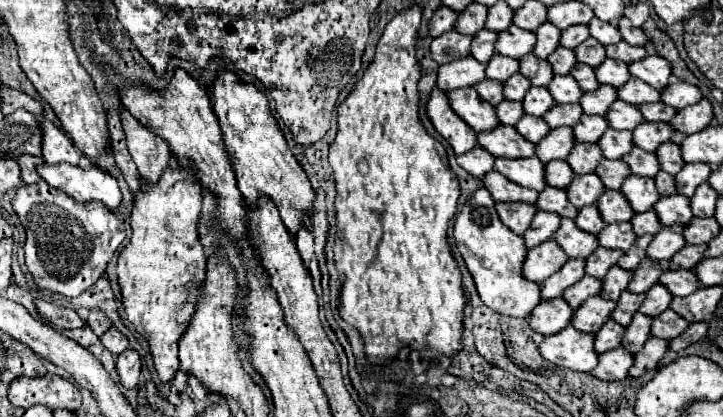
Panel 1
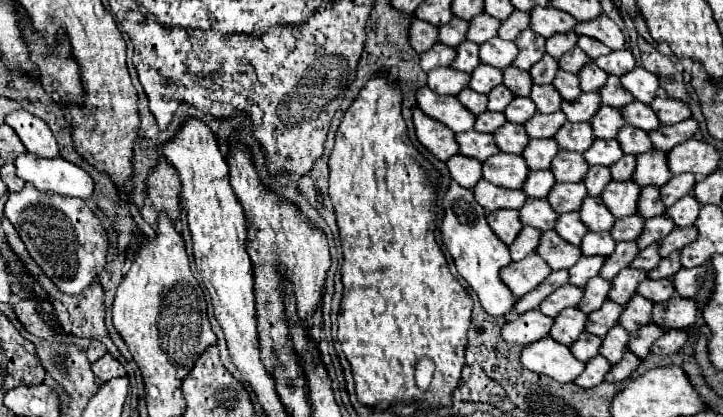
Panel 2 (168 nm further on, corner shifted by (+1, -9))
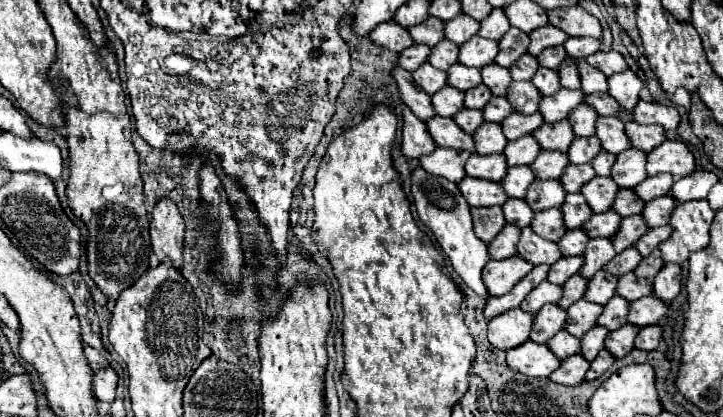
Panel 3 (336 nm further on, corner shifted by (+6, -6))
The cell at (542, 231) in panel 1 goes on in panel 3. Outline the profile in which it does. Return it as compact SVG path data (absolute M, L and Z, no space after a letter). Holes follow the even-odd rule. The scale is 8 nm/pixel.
M506 224L500 234L488 244L488 254L490 260L504 260L516 254L516 244L520 238L520 228L516 228L514 224Z

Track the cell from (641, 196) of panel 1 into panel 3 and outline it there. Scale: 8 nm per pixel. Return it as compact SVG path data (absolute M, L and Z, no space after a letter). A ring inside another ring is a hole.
M608 176L608 178L592 178L588 180L582 188L580 188L580 194L586 198L588 206L594 210L594 212L604 212L612 206L614 198L616 198L616 192L618 192L618 186L616 182Z

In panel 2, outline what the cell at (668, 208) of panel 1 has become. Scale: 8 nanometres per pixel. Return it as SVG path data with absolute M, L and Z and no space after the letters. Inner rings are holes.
M657 215L653 219L647 219L645 227L643 227L643 233L637 239L637 245L641 249L645 249L645 247L649 247L655 241L665 239L665 235L669 235L669 231L673 231L673 229L675 229L675 223L667 215Z

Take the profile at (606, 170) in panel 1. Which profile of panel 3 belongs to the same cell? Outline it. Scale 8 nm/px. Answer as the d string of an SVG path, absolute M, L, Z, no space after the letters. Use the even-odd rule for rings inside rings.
M568 164L568 168L564 170L564 176L560 178L560 184L564 184L566 192L580 192L580 186L592 180L594 176L596 172L590 168L590 164L578 164L578 166Z

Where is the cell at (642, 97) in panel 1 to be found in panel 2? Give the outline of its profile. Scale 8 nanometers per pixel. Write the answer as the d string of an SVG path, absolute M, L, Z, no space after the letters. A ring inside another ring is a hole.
M609 75L607 83L601 87L599 95L601 95L601 103L603 105L611 105L611 107L617 107L617 109L621 109L621 107L625 107L625 105L635 101L633 95L629 95L629 91L625 91L621 87L619 77L613 77L613 75Z

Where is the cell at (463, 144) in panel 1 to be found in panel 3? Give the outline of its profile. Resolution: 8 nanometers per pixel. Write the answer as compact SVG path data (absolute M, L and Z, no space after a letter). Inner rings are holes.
M410 108L402 110L402 146L400 152L406 158L420 158L424 154L434 152L436 144L434 140L428 136L428 130L424 126L424 122L420 122Z

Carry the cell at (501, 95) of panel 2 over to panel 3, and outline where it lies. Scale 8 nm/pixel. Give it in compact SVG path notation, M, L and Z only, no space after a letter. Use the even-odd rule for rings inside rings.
M484 84L470 88L464 96L464 108L484 108L484 104L490 100L490 92L488 88L484 88Z

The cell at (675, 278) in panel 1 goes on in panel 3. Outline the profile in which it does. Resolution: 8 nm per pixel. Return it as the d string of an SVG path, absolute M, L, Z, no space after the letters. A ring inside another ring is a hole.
M628 272L624 276L618 278L618 286L616 286L616 294L620 294L622 298L634 302L642 296L652 294L652 284L644 278L636 278L634 272Z

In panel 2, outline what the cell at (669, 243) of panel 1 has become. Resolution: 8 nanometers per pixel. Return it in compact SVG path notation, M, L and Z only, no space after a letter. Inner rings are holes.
M653 243L649 245L645 251L641 249L641 253L635 257L635 261L631 263L631 267L635 269L645 269L645 271L651 271L653 267L657 267L657 263L661 261L661 255L657 255L657 245L659 243Z

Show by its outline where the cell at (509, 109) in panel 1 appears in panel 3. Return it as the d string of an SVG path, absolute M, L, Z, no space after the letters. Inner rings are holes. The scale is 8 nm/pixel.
M466 108L460 110L456 116L452 116L452 120L454 120L464 132L468 132L468 134L472 134L472 132L484 122L480 110L466 110Z

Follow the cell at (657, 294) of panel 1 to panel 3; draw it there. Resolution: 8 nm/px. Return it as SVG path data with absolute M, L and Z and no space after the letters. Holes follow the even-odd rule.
M612 296L612 300L606 302L602 314L598 316L598 322L600 326L608 328L608 330L618 330L620 326L626 324L626 316L628 316L628 306L630 302L620 298L620 296Z

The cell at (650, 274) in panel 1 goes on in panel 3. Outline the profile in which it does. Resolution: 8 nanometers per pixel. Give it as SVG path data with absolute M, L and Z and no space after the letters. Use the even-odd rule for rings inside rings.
M600 270L596 276L592 276L588 280L588 292L584 294L584 298L588 302L596 302L596 304L604 306L612 298L612 294L616 292L616 282L618 282L616 276Z

